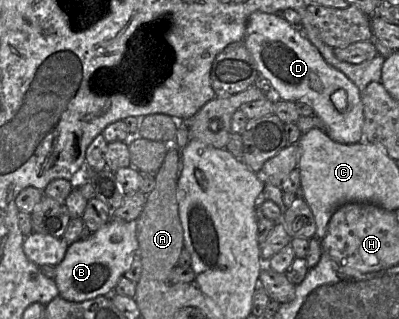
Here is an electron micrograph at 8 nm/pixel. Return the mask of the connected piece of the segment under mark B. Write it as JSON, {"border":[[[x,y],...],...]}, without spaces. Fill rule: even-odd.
{"border":[[[112,219],[96,232],[92,232],[86,240],[70,244],[63,260],[55,266],[54,281],[59,297],[72,302],[83,302],[110,295],[118,280],[130,268],[137,250],[136,220]]]}

